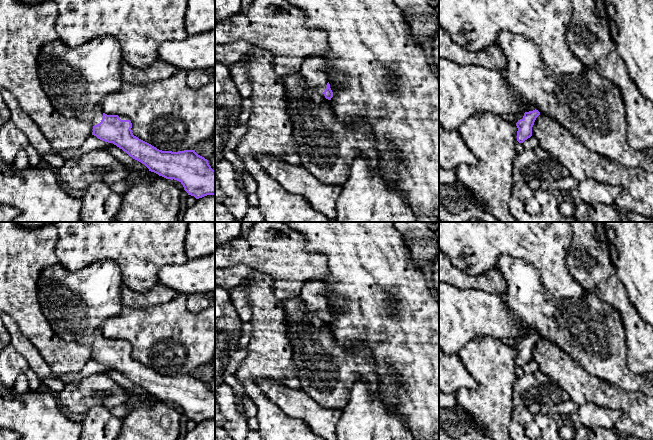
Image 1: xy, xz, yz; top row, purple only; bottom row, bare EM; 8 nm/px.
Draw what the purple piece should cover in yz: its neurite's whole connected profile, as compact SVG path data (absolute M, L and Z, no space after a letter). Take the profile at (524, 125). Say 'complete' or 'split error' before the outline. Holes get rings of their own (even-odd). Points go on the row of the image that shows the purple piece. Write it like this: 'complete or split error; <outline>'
split error; M538 110L529 112L518 112L514 114L505 114L502 117L512 123L515 123L517 131L517 141L523 143L525 140L532 136L532 127L536 118L540 115Z

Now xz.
split error; M307 57L300 68L300 72L314 87L323 92L326 99L331 100L333 92L329 84L326 63L322 57Z

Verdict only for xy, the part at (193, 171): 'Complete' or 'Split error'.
Split error

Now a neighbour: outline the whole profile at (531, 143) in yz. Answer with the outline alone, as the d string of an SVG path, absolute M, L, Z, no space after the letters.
M532 135L530 138L522 143L525 150L534 150L539 146L538 140Z

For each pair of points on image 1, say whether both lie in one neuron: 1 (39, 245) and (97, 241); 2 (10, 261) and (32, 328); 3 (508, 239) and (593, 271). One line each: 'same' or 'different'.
1: different
2: same
3: different

